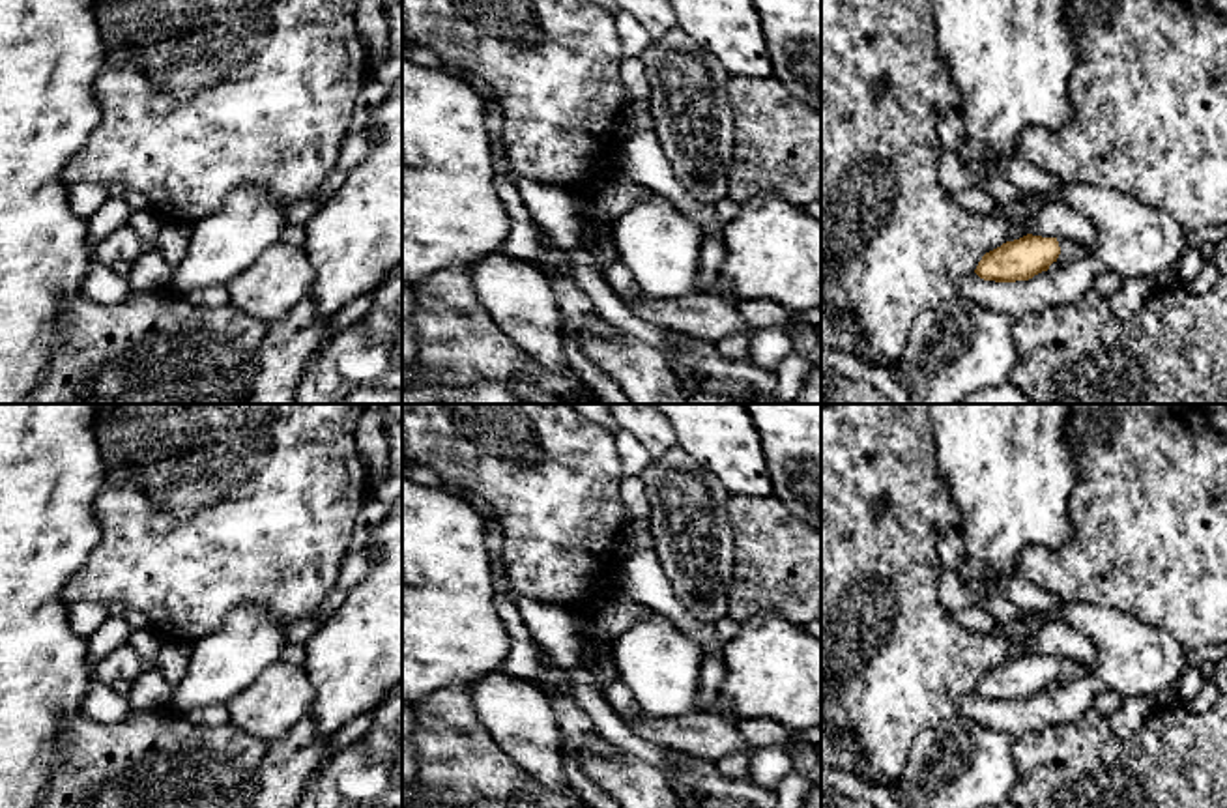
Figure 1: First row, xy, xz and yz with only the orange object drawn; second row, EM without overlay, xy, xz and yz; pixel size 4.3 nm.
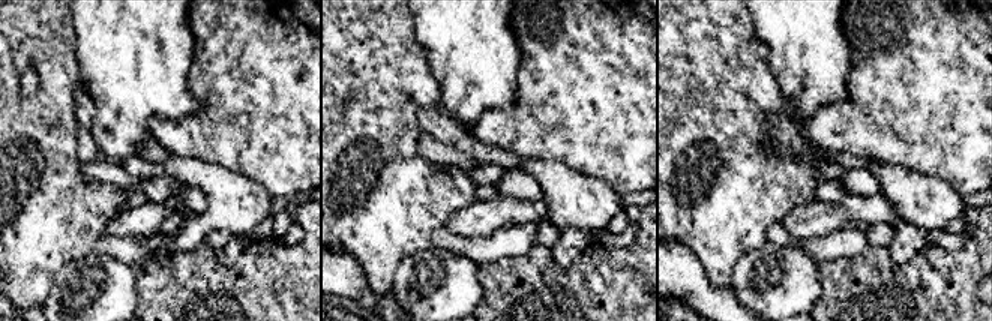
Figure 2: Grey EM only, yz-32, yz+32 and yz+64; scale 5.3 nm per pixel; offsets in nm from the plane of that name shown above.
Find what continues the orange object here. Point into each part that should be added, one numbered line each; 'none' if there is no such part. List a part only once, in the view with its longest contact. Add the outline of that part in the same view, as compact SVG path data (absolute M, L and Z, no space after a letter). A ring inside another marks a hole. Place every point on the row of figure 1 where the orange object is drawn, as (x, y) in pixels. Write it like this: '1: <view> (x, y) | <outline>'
1: yz (1070, 251) | M1057 238L1057 241L1061 247L1061 254L1059 254L1057 262L1061 266L1079 262L1079 260L1094 254L1094 251L1096 251L1096 245L1094 247L1083 247L1083 245L1077 245L1077 243L1066 239L1066 238Z

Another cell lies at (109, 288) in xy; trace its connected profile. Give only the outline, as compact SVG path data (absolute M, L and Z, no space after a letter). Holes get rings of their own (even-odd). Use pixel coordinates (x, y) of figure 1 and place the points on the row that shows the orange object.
M92 262L82 284L84 296L95 303L116 305L131 296L127 281L112 271L112 267Z

